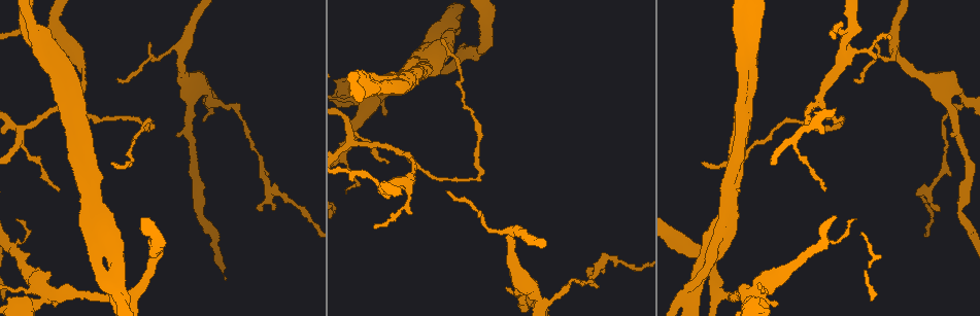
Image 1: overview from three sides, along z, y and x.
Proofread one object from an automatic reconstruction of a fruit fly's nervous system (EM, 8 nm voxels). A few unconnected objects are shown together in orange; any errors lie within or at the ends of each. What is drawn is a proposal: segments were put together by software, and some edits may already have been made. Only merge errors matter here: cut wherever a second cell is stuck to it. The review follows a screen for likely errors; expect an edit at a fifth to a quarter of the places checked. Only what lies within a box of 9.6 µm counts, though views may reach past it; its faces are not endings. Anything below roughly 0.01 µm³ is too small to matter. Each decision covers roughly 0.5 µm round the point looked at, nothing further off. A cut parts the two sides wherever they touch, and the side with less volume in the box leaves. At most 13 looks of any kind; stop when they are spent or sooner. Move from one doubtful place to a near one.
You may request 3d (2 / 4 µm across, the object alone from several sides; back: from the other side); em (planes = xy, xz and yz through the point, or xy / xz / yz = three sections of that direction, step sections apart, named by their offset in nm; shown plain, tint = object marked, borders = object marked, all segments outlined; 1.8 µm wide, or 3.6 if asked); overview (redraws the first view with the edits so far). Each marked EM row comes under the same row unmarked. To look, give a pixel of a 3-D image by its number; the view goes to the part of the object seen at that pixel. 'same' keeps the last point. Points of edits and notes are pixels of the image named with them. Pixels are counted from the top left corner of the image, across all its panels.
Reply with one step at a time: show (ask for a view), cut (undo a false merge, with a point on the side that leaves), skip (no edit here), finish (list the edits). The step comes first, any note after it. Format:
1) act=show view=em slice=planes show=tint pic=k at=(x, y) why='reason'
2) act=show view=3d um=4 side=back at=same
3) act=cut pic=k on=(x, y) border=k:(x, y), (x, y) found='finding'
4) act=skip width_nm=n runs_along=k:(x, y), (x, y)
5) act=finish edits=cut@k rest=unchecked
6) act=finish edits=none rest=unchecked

act=show view=3d um=2 pic=1 at=(758, 293) why='sudden change in width'

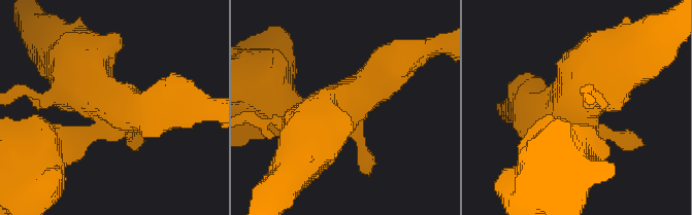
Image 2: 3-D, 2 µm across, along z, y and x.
act=show view=em slice=planes show=tint pic=2 at=(581, 104) why='need the tissue'

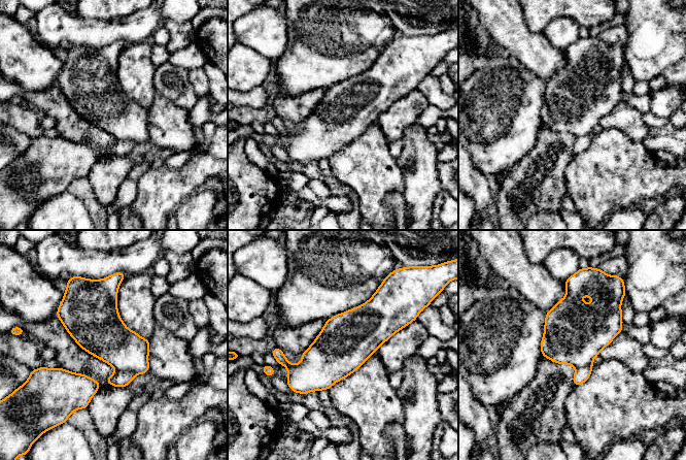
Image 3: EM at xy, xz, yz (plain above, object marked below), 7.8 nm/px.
act=cut pic=3 on=(119, 379) border=3:(116, 369), (132, 371), (135, 374) found='a second cell is stuck on'

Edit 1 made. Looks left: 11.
act=show view=em slice=planes show=tint pic=1 at=(353, 144) why='looks like a crossing'

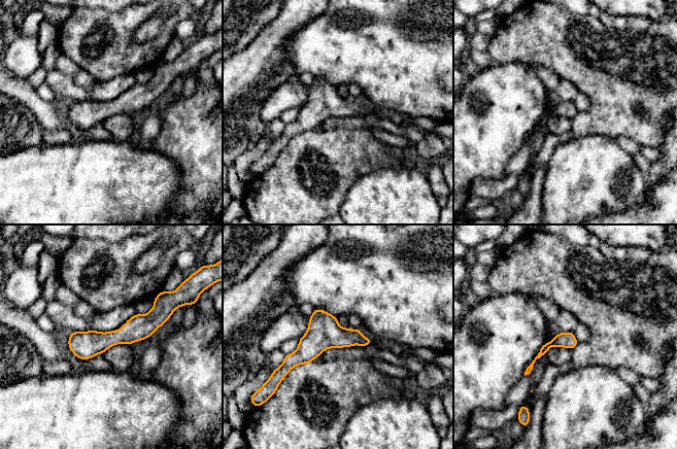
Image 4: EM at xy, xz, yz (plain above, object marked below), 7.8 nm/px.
act=skip found='continuous, no second cell'

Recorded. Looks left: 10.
act=show view=3d um=4 pic=1 at=(714, 244) why='sudden change in width'

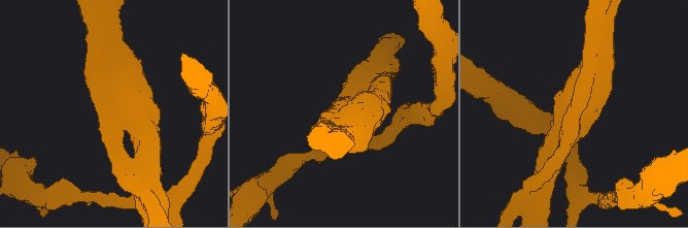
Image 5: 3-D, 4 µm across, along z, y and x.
act=show view=em um=3.6 slice=planes show=borders pic=5 at=(126, 112) arms=3 arm_widths_nm=280,460,480 why='now the EM'

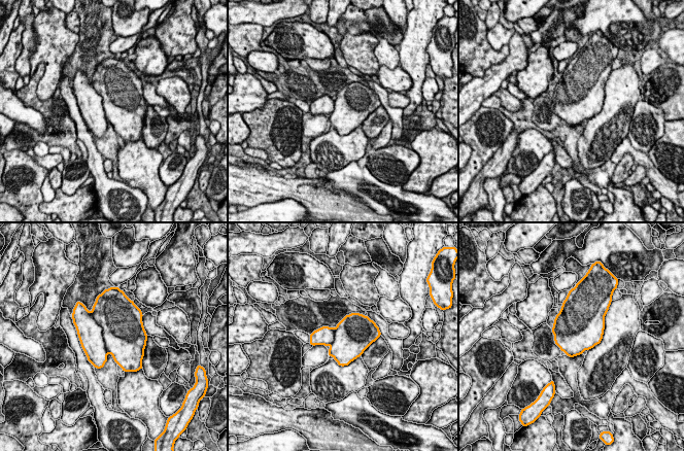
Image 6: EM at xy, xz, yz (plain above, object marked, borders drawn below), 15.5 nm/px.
act=skip width_nm=600 found='all the same cell'

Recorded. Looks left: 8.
act=show view=em slice=planes show=tint pic=1 at=(454, 21)

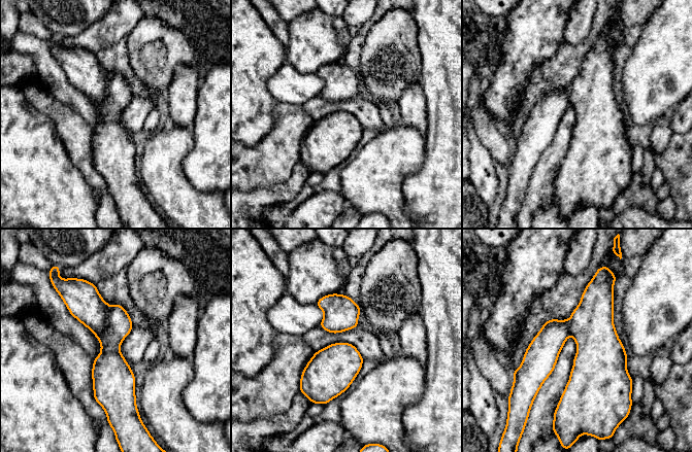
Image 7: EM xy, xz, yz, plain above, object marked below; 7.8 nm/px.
act=skip found='one cell here'

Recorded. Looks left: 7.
act=show view=3d um=2 pic=1 at=(927, 192) why='sharp bend'

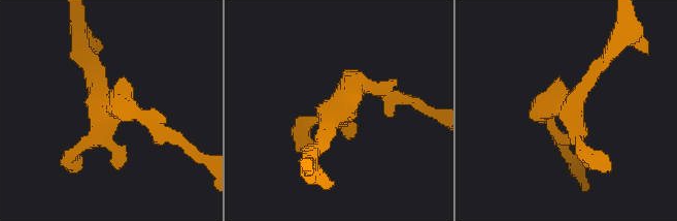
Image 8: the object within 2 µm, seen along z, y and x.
act=show view=em slice=xy step=4 show=tint pic=8 at=(335, 114) why='now the EM'

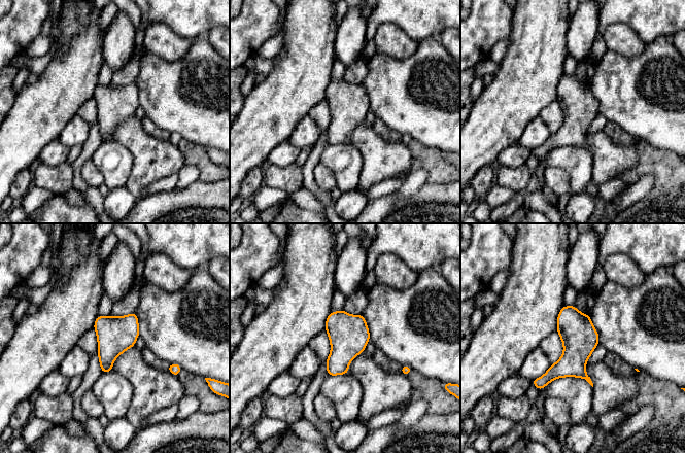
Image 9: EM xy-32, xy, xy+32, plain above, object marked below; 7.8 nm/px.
act=skip width_nm=280 found='continuous, no second cell'

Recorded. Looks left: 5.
act=show view=em um=3.6 slice=planes show=borders pic=1 at=(408, 181) why='thick turns thin'

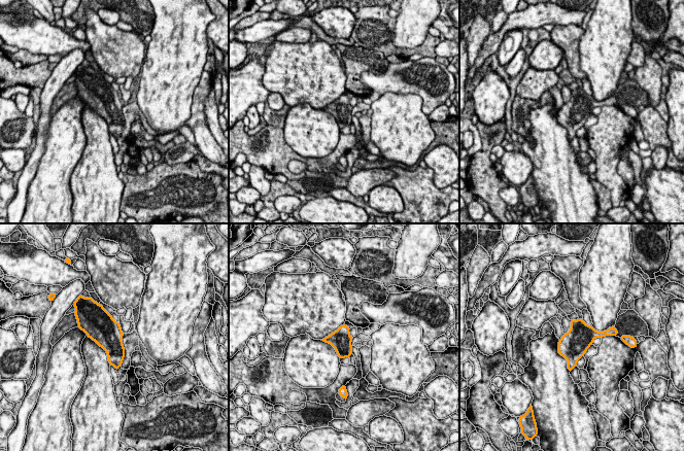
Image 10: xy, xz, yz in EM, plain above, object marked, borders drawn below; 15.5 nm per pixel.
act=skip found='one cell here'

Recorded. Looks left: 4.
act=finish edits=cut@3 rest=unchecked

